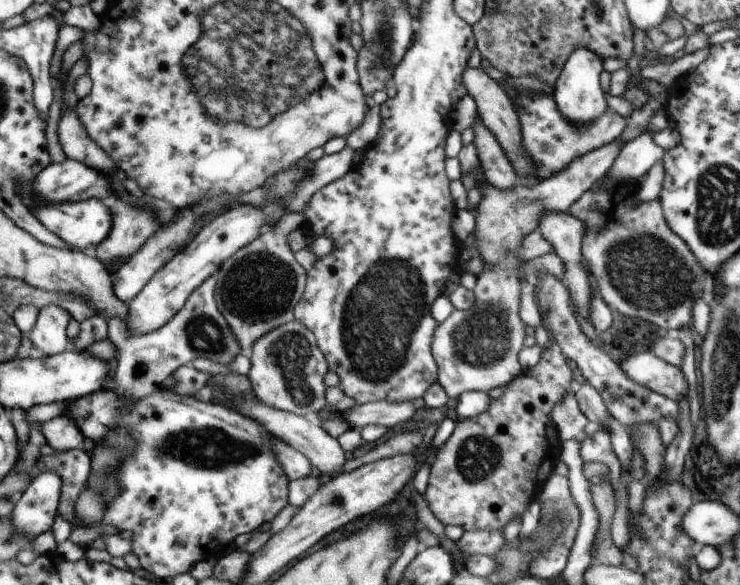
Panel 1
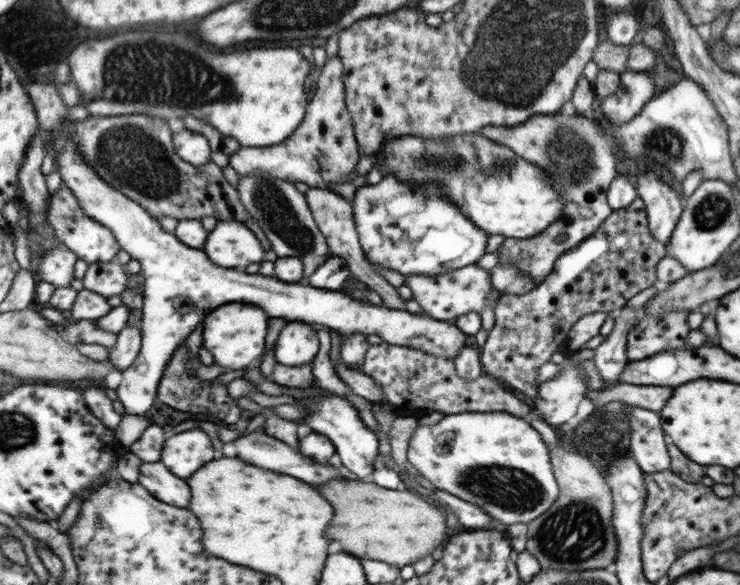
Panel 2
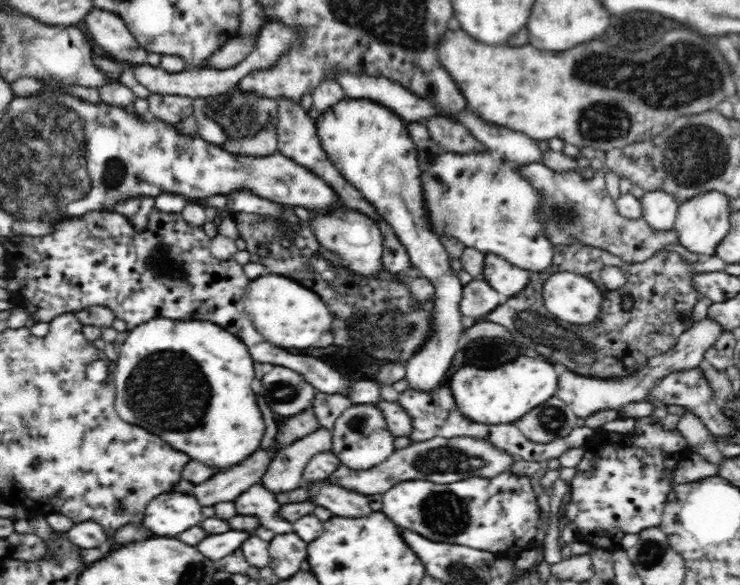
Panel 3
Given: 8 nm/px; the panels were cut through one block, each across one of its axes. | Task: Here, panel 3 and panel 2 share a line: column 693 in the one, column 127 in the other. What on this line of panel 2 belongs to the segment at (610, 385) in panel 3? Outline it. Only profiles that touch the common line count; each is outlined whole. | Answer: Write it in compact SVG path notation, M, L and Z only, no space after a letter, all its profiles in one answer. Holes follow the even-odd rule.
M127 324L117 337L117 343L110 352L110 360L122 373L137 360L142 349L142 328Z

